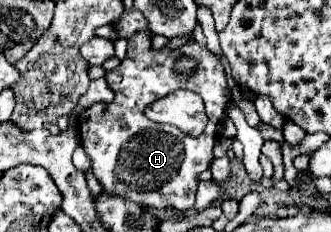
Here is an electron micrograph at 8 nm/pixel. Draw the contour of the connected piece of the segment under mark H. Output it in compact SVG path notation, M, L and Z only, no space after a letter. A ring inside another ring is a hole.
M141 31L129 39L127 57L121 61L121 65L107 73L109 87L115 91L115 99L111 103L99 103L91 105L87 111L79 115L79 137L85 153L91 157L93 163L93 175L103 185L107 193L115 193L119 197L131 199L145 209L159 209L159 211L173 211L173 213L185 213L195 203L195 191L199 185L199 175L209 167L213 161L213 147L217 143L217 131L219 123L225 119L225 111L229 105L229 99L225 97L225 69L219 63L219 59L201 47L195 41L189 41L181 49L169 51L167 47L153 51L151 49L151 31ZM179 57L193 57L197 61L195 69L185 77L185 73L177 73L175 65ZM175 89L189 89L203 97L205 109L209 115L205 133L201 137L187 137L179 129L155 129L153 121L143 117L143 111L153 101L169 95Z

